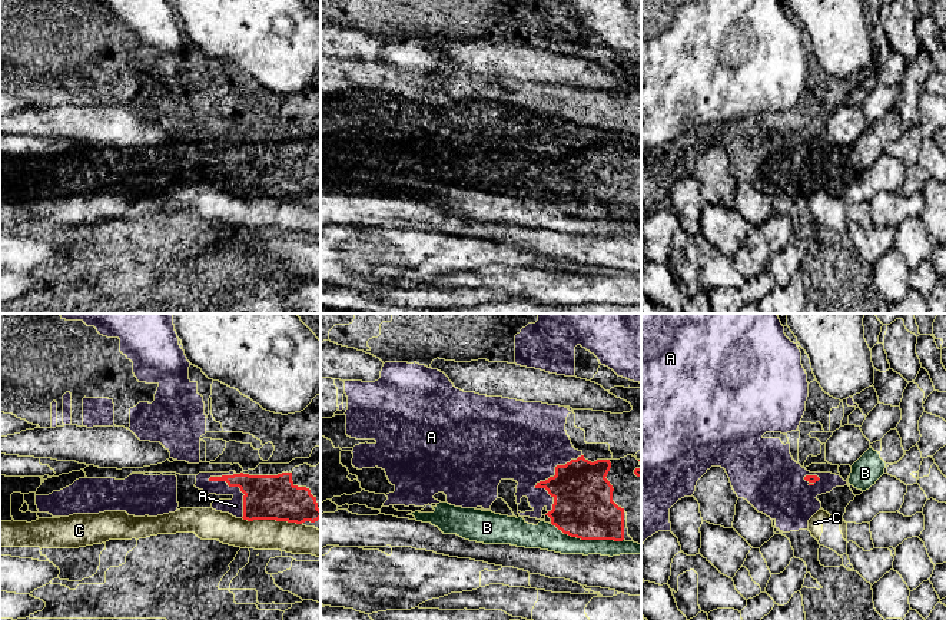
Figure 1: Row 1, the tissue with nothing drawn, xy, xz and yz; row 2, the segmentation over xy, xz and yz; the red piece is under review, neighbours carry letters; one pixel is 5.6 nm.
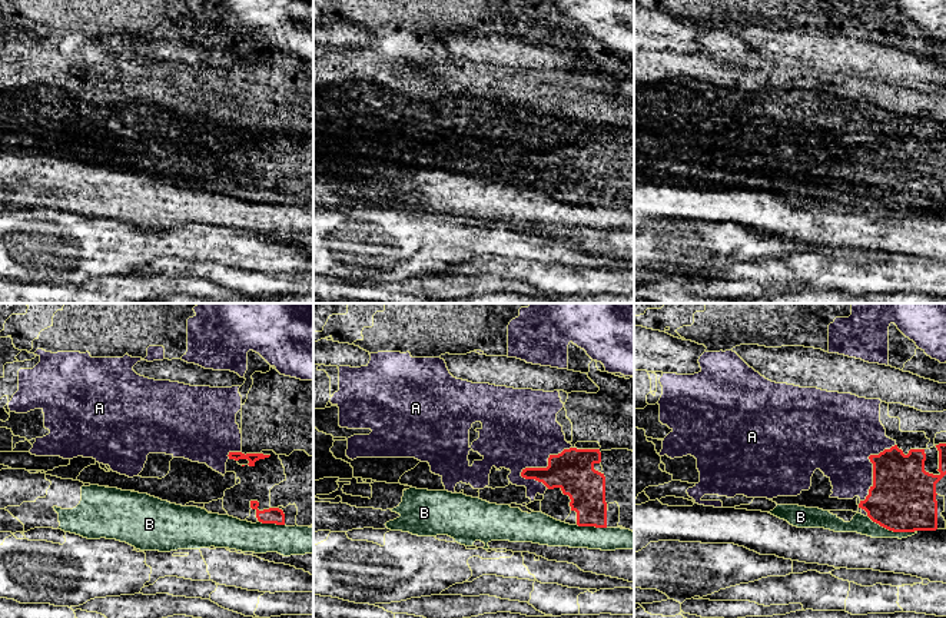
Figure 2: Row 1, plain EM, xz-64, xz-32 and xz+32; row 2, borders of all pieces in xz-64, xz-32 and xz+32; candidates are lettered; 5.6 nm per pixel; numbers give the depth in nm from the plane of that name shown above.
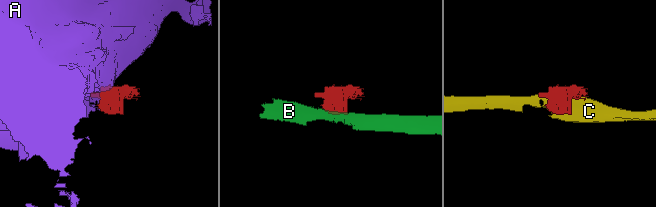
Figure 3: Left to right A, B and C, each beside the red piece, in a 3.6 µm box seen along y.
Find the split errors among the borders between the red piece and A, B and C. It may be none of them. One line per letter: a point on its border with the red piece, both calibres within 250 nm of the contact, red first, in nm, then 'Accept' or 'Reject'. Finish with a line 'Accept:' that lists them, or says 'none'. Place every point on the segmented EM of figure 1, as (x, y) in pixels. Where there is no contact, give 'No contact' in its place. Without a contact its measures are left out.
A: Touches red at xz (545, 480). Thickness 340 nm (red) against 440 nm. Reject
B: Touches red at xz (587, 539). Thickness 340 nm (red) against 150 nm. Reject
C: Touches red at xy (272, 519). Thickness 260 nm (red) against 180 nm. Reject
Accept: none

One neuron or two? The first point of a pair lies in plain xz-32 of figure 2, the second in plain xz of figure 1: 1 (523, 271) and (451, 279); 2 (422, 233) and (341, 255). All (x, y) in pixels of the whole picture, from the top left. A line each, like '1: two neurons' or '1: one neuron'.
1: one neuron
2: one neuron

